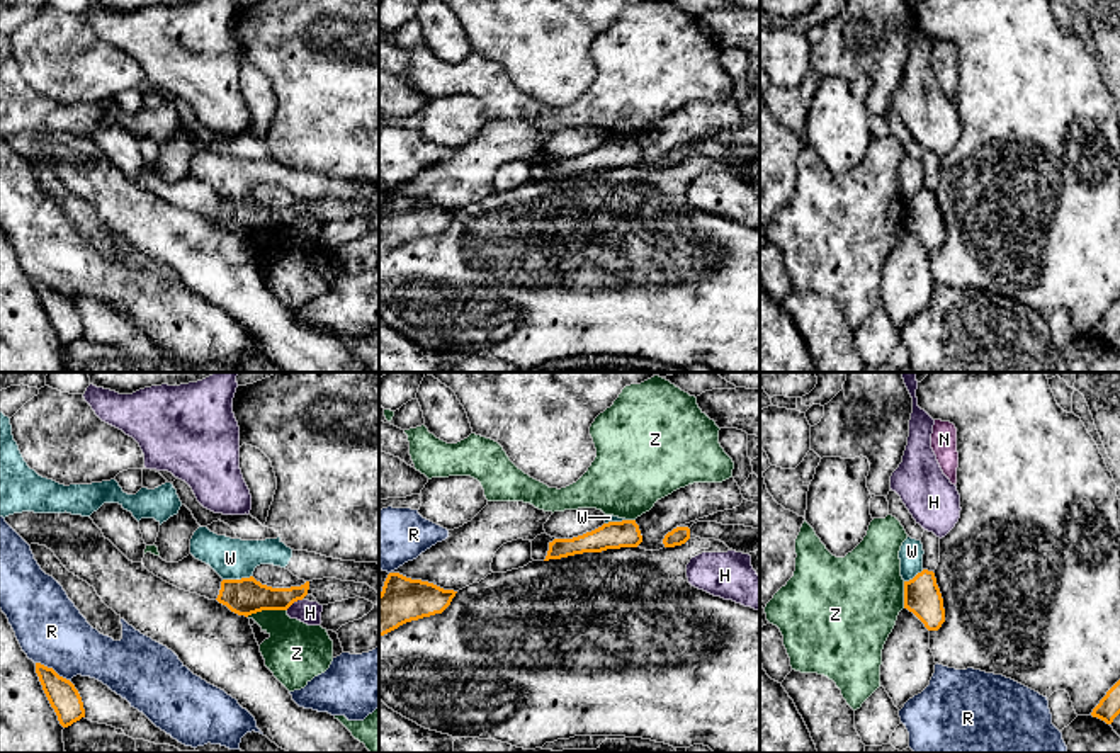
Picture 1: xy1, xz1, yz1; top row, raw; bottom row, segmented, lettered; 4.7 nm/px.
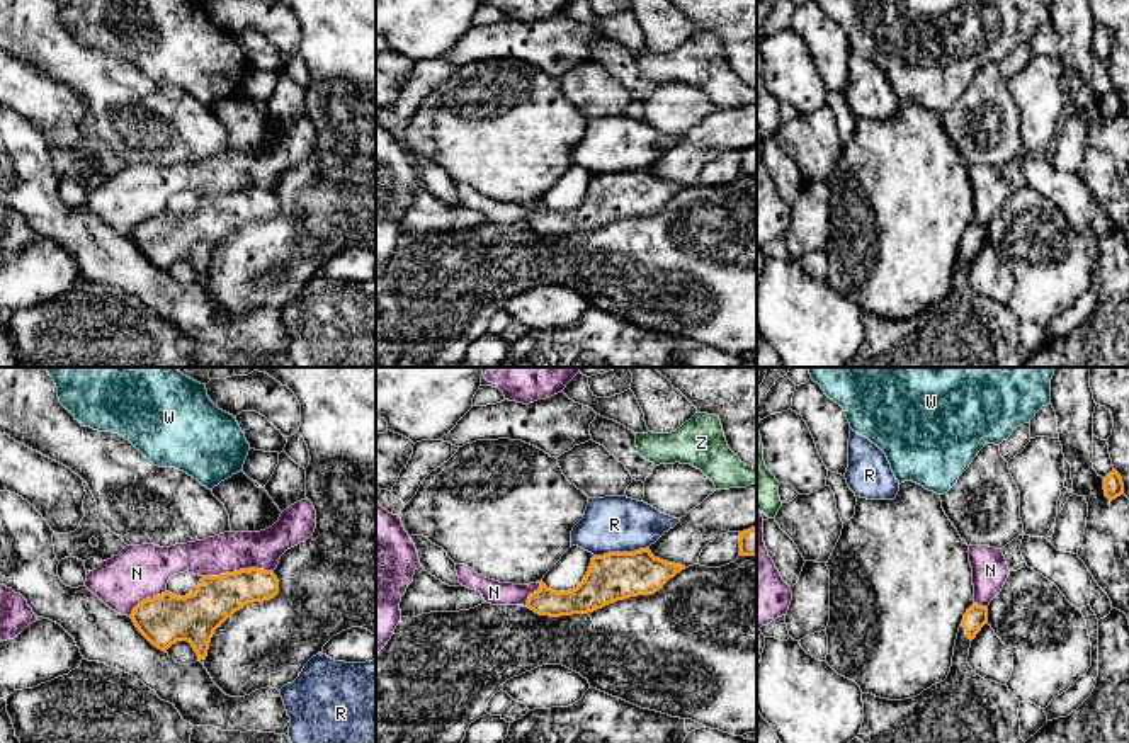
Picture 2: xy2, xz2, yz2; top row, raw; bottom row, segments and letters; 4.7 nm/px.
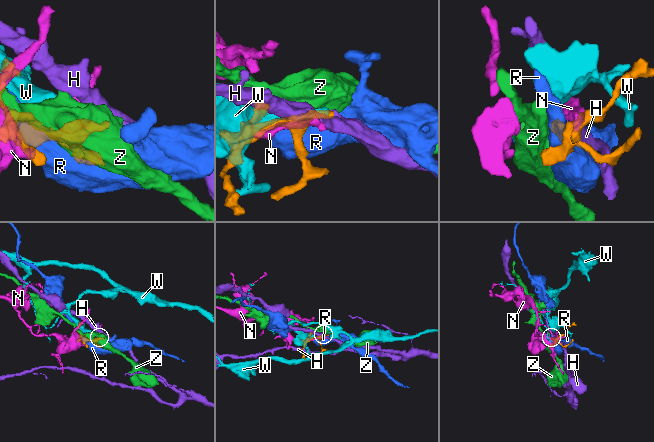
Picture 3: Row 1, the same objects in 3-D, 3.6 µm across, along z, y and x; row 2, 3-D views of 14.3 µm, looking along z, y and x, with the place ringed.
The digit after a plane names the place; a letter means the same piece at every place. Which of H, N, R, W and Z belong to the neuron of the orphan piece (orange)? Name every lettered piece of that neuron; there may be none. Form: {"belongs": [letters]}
{"belongs": []}

